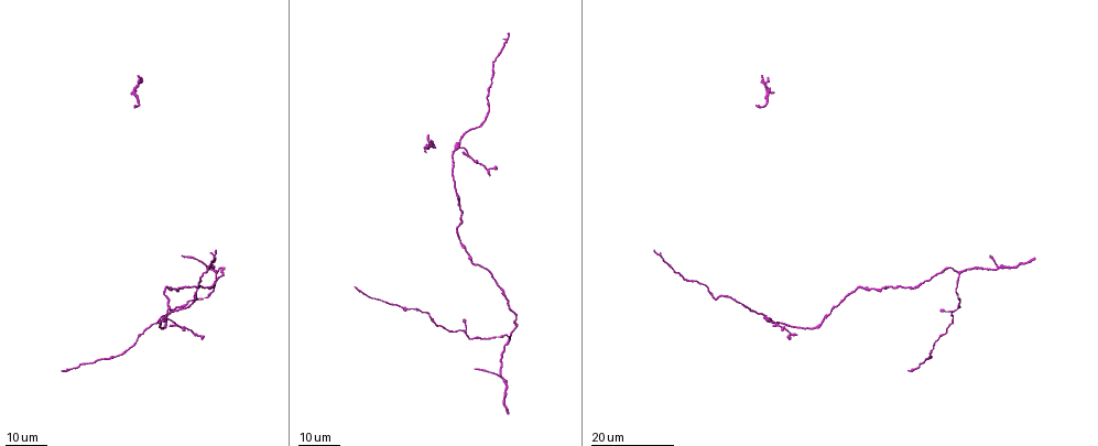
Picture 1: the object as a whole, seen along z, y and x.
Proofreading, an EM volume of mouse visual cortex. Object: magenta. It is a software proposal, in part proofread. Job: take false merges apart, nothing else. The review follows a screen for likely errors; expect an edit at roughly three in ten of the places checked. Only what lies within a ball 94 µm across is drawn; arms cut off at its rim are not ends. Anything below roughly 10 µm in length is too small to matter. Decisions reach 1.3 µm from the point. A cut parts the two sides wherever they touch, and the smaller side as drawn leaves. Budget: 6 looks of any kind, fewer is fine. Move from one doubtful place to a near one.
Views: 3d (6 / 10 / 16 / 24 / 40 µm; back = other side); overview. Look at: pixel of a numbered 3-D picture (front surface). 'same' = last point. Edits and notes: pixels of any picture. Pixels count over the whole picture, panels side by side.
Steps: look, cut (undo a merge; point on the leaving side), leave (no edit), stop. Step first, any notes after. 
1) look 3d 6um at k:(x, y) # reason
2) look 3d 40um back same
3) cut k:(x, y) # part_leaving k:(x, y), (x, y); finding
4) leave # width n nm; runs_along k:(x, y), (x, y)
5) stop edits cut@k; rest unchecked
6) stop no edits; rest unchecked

look 3d 24um at 1:(959, 274) # three arms meet

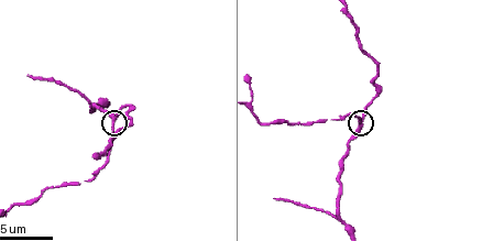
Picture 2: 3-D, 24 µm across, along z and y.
look 3d 10um at 2:(112, 120)

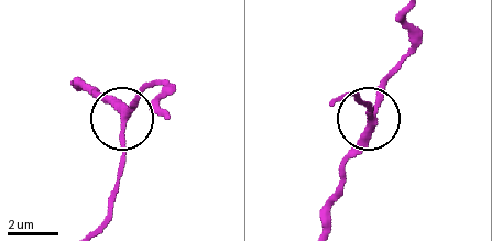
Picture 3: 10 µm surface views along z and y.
leave # arms 3; runs_along 3:(164, 111), (159, 86), (124, 114), (93, 94); one neuron here

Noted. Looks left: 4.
look 3d 10um at 2:(339, 221) # thick turns thin

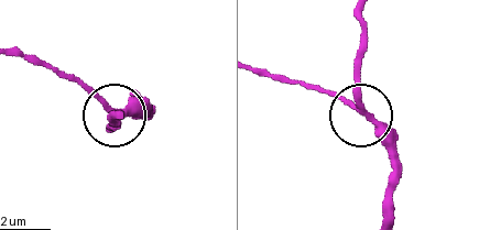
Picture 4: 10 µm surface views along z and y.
leave # width 230 nm; continuous, no second neuron

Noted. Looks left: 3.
look 3d 24um at 1:(457, 149) # small branch off a trunk

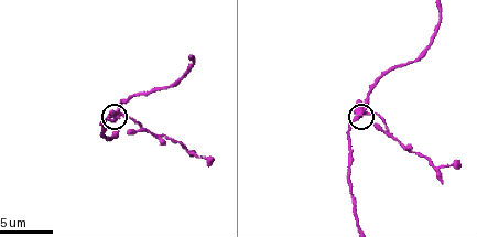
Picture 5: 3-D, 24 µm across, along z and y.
look 3d 6um at 5:(116, 116)

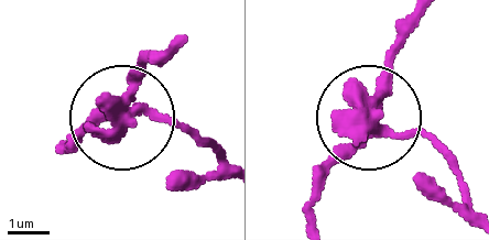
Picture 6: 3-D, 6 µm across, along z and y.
cut 6:(176, 124) # part_leaving 6:(130, 99), (189, 128), (225, 162); two neurons meet here

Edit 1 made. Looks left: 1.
stop edits cut@6; rest unchecked

